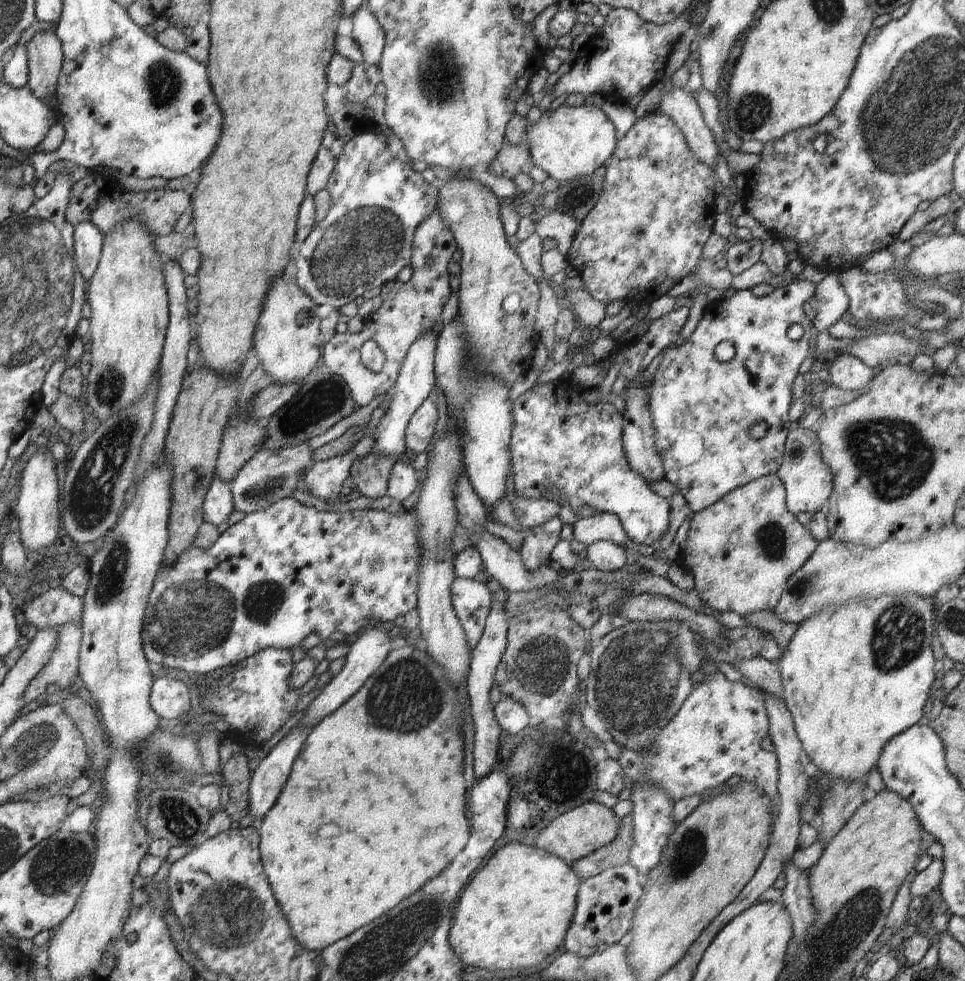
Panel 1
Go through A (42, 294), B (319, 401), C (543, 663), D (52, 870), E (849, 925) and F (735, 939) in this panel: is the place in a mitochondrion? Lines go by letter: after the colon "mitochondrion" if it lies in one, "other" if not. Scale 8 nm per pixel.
A: mitochondrion
B: mitochondrion
C: mitochondrion
D: mitochondrion
E: mitochondrion
F: other

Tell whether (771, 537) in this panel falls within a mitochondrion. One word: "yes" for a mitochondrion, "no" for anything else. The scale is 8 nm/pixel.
yes

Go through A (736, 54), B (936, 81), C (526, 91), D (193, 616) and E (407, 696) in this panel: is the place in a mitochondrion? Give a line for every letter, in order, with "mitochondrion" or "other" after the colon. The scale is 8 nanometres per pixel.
A: other
B: mitochondrion
C: other
D: mitochondrion
E: mitochondrion

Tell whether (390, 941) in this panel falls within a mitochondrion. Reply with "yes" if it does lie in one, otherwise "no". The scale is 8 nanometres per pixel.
yes

